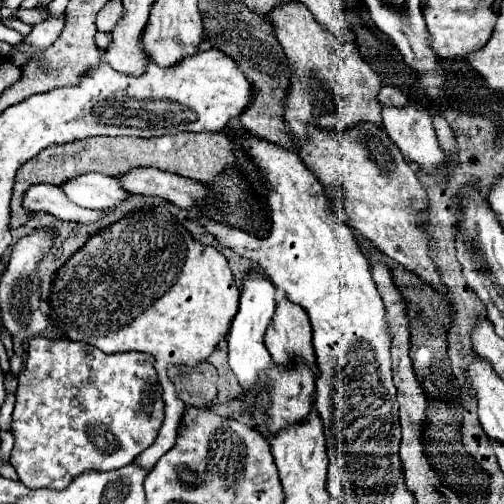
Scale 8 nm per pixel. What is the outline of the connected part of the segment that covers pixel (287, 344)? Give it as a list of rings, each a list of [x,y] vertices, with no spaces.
[[[288,300],[278,302],[276,314],[266,330],[266,348],[270,350],[272,360],[278,368],[306,364],[308,368],[314,370],[318,378],[320,370],[312,346],[310,320],[300,306]]]

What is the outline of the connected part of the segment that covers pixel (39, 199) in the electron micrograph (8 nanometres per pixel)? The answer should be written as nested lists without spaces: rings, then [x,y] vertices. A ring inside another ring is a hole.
[[[30,186],[28,194],[24,194],[22,198],[22,206],[26,212],[50,212],[56,218],[62,220],[74,220],[80,224],[90,224],[98,218],[102,218],[100,210],[88,210],[88,208],[80,208],[74,202],[70,202],[60,190],[58,186]]]

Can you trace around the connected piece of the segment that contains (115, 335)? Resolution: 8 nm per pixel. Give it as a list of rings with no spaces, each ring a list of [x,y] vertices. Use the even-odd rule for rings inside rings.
[[[152,206],[132,212],[112,226],[90,236],[78,254],[72,254],[68,262],[54,274],[52,290],[48,296],[48,306],[54,316],[52,328],[64,334],[68,340],[84,340],[96,346],[102,352],[144,352],[156,358],[158,382],[162,386],[162,398],[165,403],[164,420],[160,434],[152,448],[144,450],[136,458],[136,466],[142,470],[152,470],[156,462],[174,446],[176,428],[184,412],[184,402],[176,398],[172,382],[168,382],[166,368],[170,364],[188,364],[194,366],[208,358],[218,342],[228,334],[230,322],[236,314],[240,290],[234,284],[234,274],[228,266],[228,260],[218,248],[204,246],[188,234],[182,224],[164,208]]]

